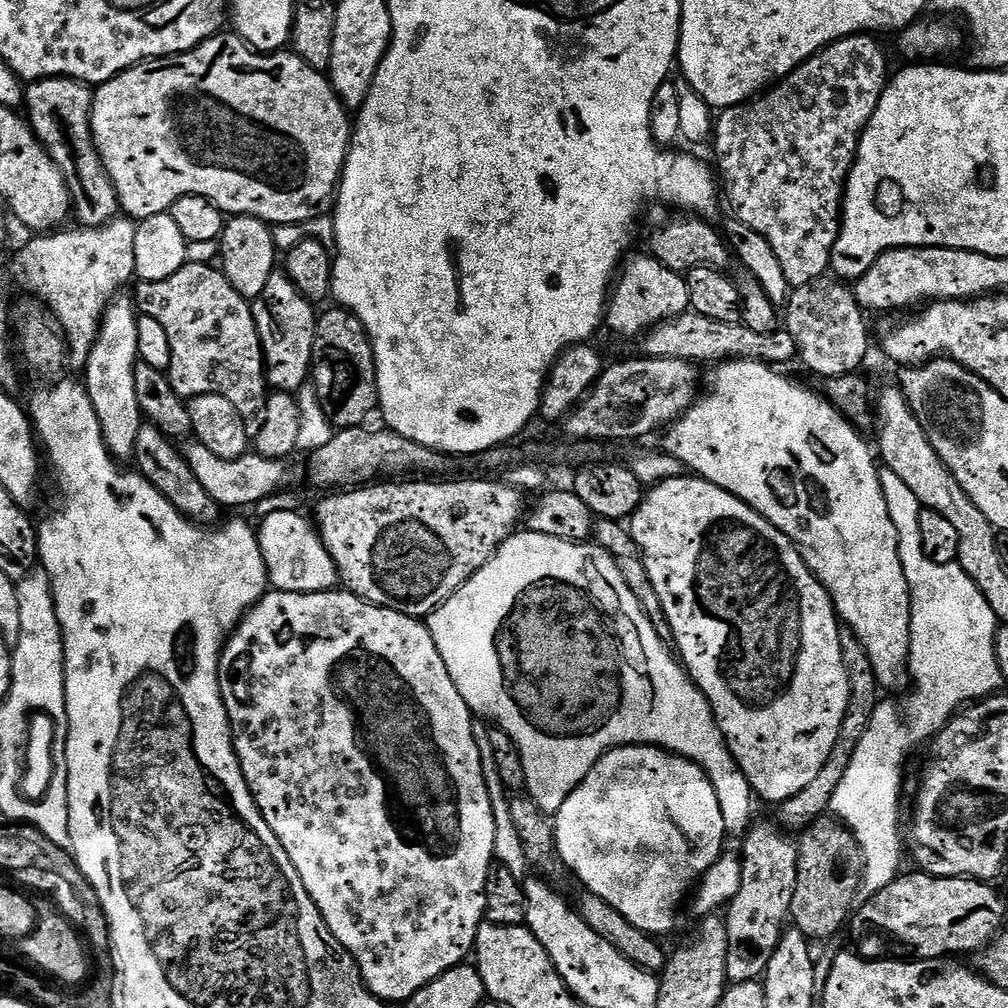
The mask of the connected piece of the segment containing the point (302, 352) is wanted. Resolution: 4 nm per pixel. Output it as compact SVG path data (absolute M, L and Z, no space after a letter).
M277 270L270 274L266 290L251 301L256 329L264 351L264 370L269 389L296 394L310 380L312 351L318 312L313 301L300 293L298 286L290 282L287 272Z

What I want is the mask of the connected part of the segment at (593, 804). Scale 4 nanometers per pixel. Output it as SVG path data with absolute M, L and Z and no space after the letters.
M626 744L623 748L611 748L610 751L598 761L586 774L586 778L568 795L566 802L554 814L554 827L556 830L556 855L564 863L565 868L573 877L584 883L583 887L594 893L598 898L610 902L622 918L626 918L638 930L647 932L653 938L664 938L664 935L676 924L676 911L684 899L689 899L690 893L700 883L700 877L725 851L726 833L724 831L724 819L722 818L722 806L718 806L718 794L714 794L714 786L708 775L704 773L693 760L687 760L685 756L675 756L672 752L665 752L651 744Z

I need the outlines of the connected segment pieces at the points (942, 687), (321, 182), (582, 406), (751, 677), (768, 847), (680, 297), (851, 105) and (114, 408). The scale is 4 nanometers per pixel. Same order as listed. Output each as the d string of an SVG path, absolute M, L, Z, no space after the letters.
M880 468L882 494L886 498L886 506L894 518L894 526L900 539L900 557L904 567L904 577L908 589L912 592L912 641L910 642L910 680L916 687L916 693L904 705L895 704L885 699L874 710L870 718L870 726L866 734L858 742L854 750L854 758L850 758L850 766L846 766L846 774L842 774L842 782L838 782L838 790L834 790L834 798L830 812L841 824L845 824L854 834L864 855L864 878L858 893L861 901L869 900L878 890L886 890L890 882L901 875L900 868L900 783L904 780L904 763L908 760L908 751L915 744L931 741L936 733L956 715L961 706L967 706L1001 691L1005 683L996 657L996 634L998 621L994 610L990 610L990 602L974 586L974 582L962 570L959 563L939 564L930 562L922 550L922 534L919 533L918 520L923 505L910 491L910 486L894 474L894 470Z
M224 35L211 36L197 48L191 48L177 56L157 56L154 60L143 60L95 89L92 97L92 141L96 144L106 174L112 179L123 215L139 222L154 214L168 212L174 202L178 202L178 198L183 196L205 196L229 217L253 216L269 226L304 224L319 216L329 215L336 203L340 178L344 174L344 163L352 146L354 124L350 119L349 109L345 108L338 98L327 75L314 71L295 52L256 52L241 36Z
M647 355L641 359L620 360L605 367L591 390L562 421L569 441L640 440L675 424L696 403L702 376L700 380L695 363Z
M695 474L670 478L655 485L631 516L630 531L634 542L638 542L640 551L644 554L644 565L650 574L650 582L654 582L658 598L662 598L662 610L670 622L674 648L675 644L677 648L675 651L688 675L692 677L693 684L708 699L712 715L716 717L716 725L720 728L724 741L728 743L737 766L742 770L742 774L746 774L753 793L759 799L761 796L762 799L769 800L773 806L779 806L785 800L794 798L794 794L798 794L798 790L803 790L813 778L818 778L818 770L826 766L826 758L830 758L830 750L834 750L842 718L848 709L848 683L840 645L842 624L837 617L836 607L828 597L828 591L806 566L806 562L800 556L800 549L790 538L786 538L786 534L782 534L782 530L775 528L770 521L762 518L762 514L758 514L734 494L714 486L708 480L701 480Z
M757 819L743 837L744 852L740 856L742 862L742 880L738 894L726 906L726 974L729 985L760 980L766 966L770 966L770 958L774 958L774 950L786 928L794 902L794 886L798 886L798 844L795 839L779 823Z
M651 254L629 255L614 280L606 305L606 328L620 336L643 337L670 319L678 319L690 308L688 281L681 273L668 269Z
M872 34L836 40L820 52L815 52L809 60L798 65L791 74L771 85L763 94L745 104L725 108L715 117L715 167L719 179L728 183L728 200L736 211L733 212L735 219L741 220L750 226L750 230L762 234L762 238L770 242L770 250L774 250L774 255L778 257L778 266L782 266L782 274L786 274L789 289L814 282L829 271L834 242L840 233L848 172L856 161L860 136L890 79L888 60L876 40L879 39Z
M121 294L108 305L100 333L90 350L88 363L82 369L82 383L98 414L98 426L102 430L104 445L117 461L131 461L136 454L138 430L144 423L136 389L138 363L138 312L131 295Z

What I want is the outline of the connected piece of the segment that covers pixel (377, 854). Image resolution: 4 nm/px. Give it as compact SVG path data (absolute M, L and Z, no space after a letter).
M269 590L258 603L252 605L243 616L240 623L232 629L220 654L220 693L226 706L228 723L232 725L232 747L235 751L242 774L246 778L248 788L252 792L254 802L266 818L266 826L274 830L274 838L282 842L282 850L294 862L294 870L298 870L298 878L302 878L302 886L306 886L306 894L318 906L330 934L338 938L338 942L354 958L354 962L360 971L360 977L364 980L364 987L377 996L378 999L391 1002L400 1000L406 1002L422 986L434 982L446 970L457 968L459 964L465 963L469 959L470 953L476 946L476 935L480 925L485 923L484 911L486 910L486 874L493 866L496 852L496 812L492 809L492 796L488 793L488 784L484 781L484 764L480 761L482 748L478 743L478 732L472 729L474 713L468 704L458 694L458 686L454 686L454 678L450 678L450 670L446 670L446 662L442 662L442 654L438 654L438 646L434 646L434 638L430 634L427 623L423 619L407 616L398 610L383 608L377 604L371 604L368 600L363 600L360 596L355 596L353 592L347 590L333 590L331 592L282 592L279 590Z

